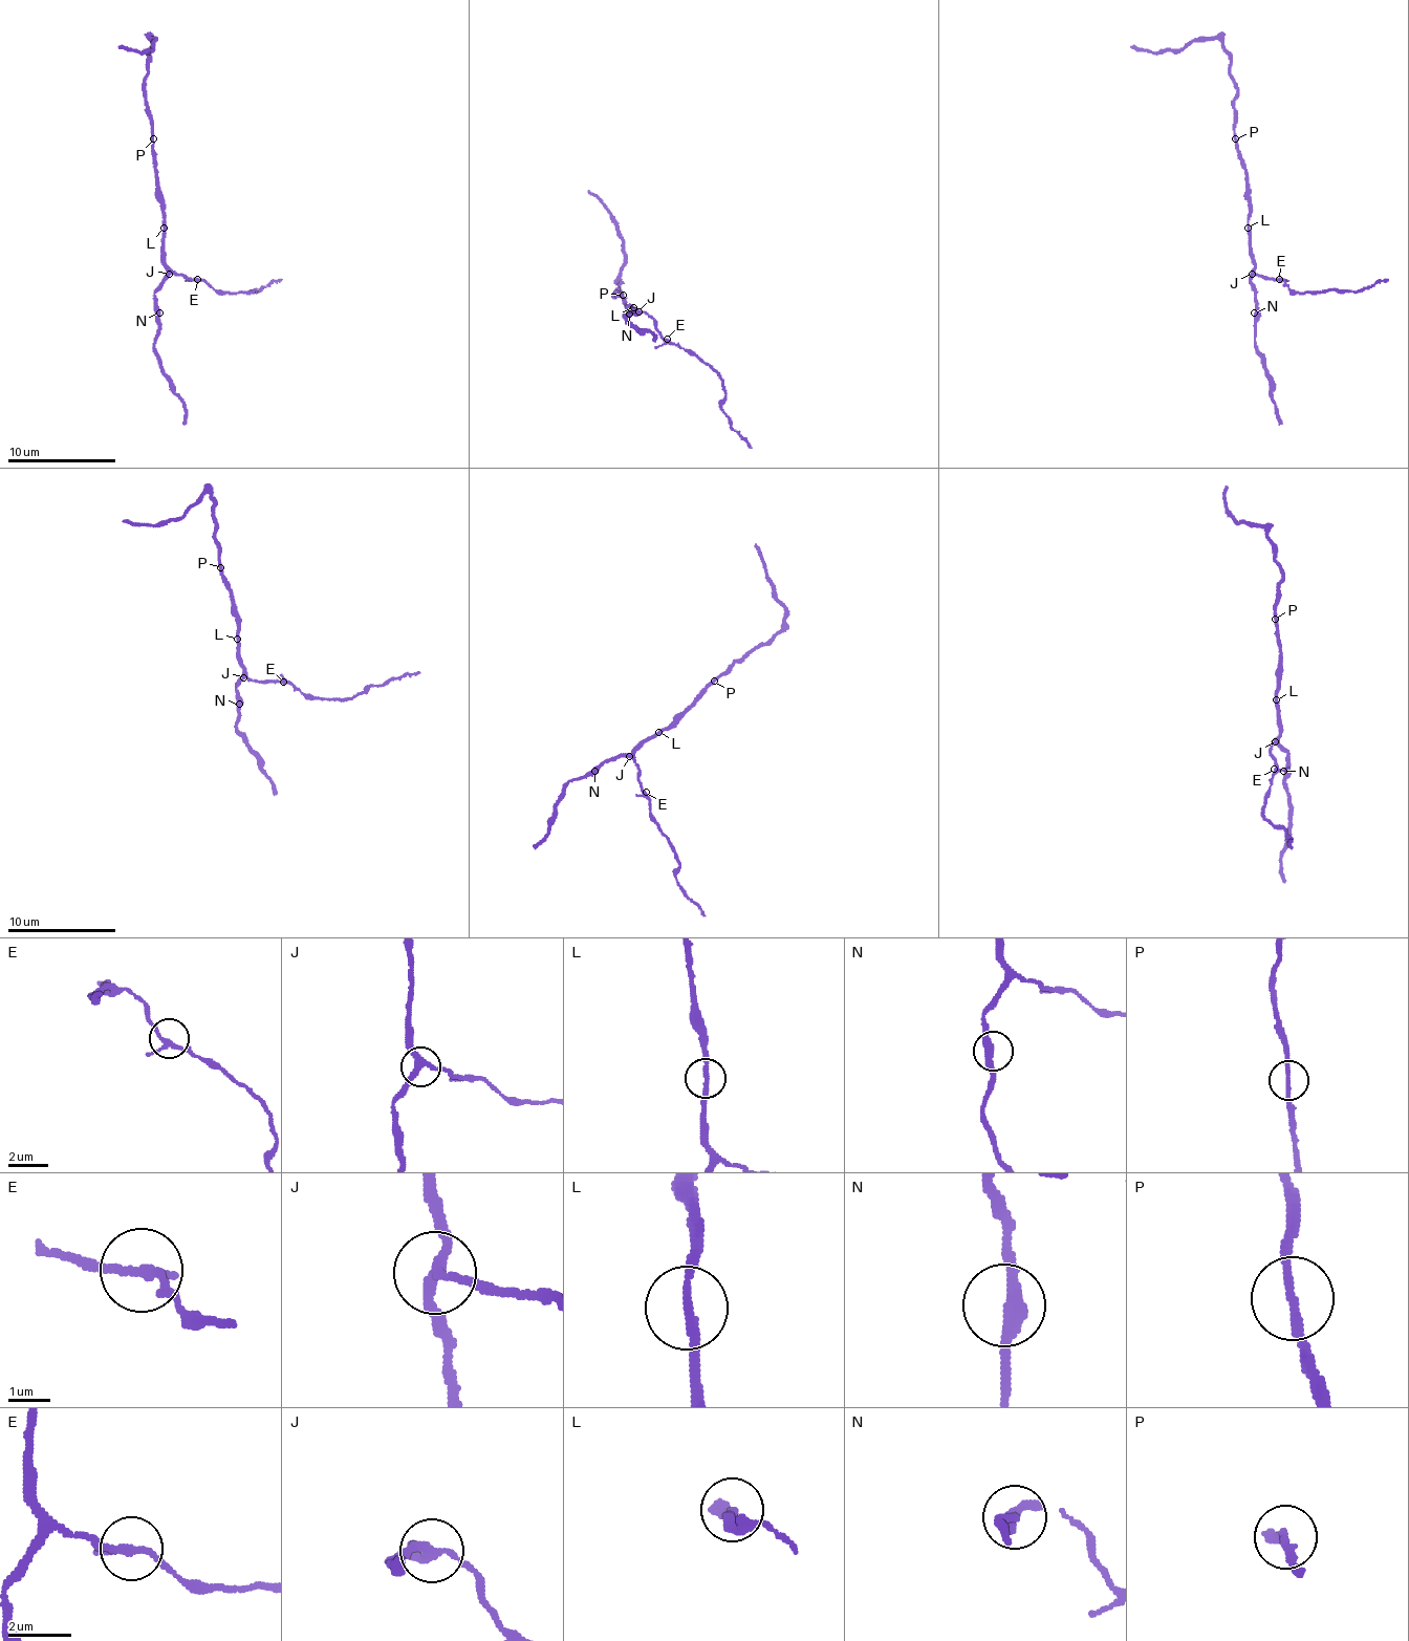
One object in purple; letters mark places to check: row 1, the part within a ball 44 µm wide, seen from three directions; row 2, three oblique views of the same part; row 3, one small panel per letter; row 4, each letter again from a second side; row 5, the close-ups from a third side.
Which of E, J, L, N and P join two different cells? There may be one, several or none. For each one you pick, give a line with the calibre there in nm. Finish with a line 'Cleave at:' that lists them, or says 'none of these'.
Cleave at: none of these

